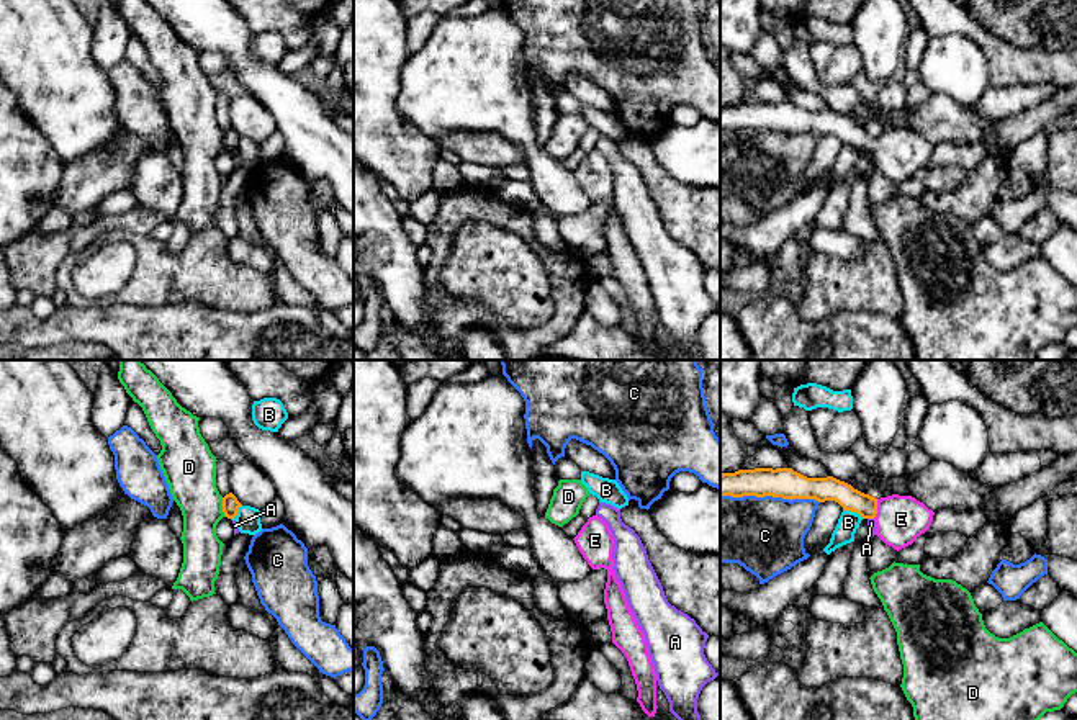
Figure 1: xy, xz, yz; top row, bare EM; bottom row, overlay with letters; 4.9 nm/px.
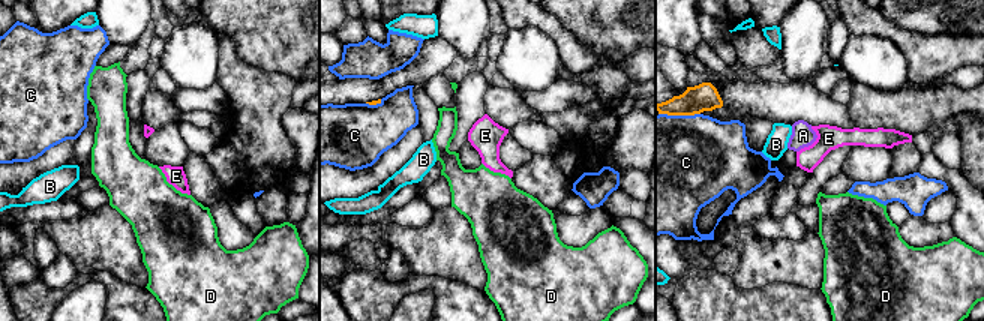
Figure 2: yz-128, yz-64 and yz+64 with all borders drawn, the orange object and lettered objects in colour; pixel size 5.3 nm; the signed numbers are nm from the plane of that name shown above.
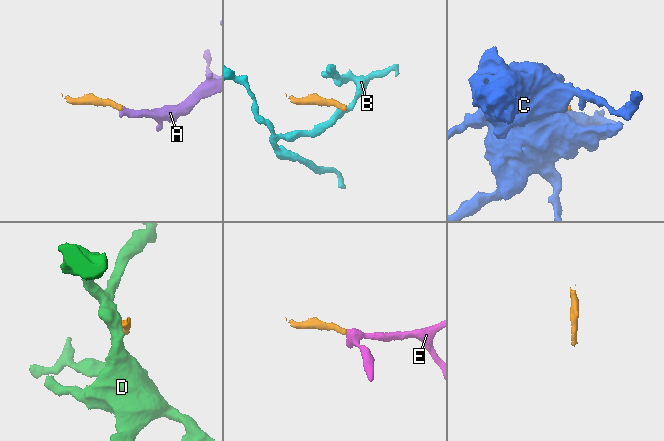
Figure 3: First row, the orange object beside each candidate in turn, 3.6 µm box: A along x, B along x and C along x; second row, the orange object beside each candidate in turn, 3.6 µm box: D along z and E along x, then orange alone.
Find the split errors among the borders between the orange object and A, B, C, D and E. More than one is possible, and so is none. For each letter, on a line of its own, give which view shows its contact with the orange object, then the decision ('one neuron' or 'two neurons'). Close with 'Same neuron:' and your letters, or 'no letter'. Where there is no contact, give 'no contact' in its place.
A: contact in yz; two neurons
B: contact in yz; two neurons
C: contact in yz; two neurons
D: contact in xy; two neurons
E: contact in yz; one neuron
Same neuron: E

